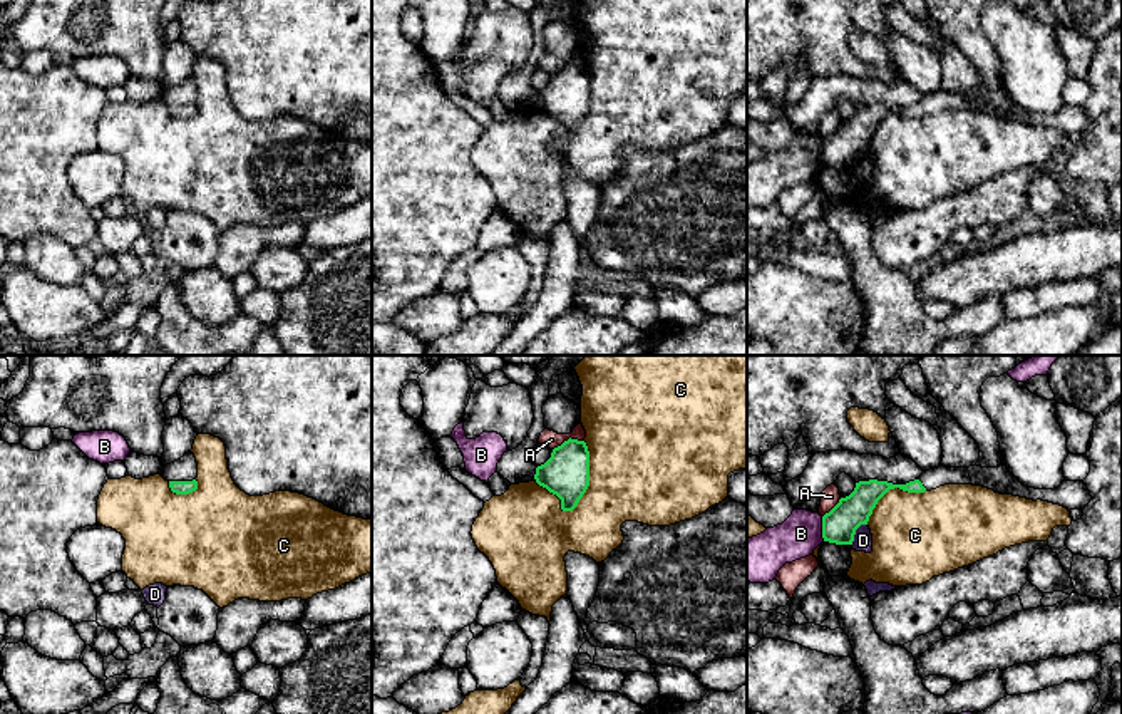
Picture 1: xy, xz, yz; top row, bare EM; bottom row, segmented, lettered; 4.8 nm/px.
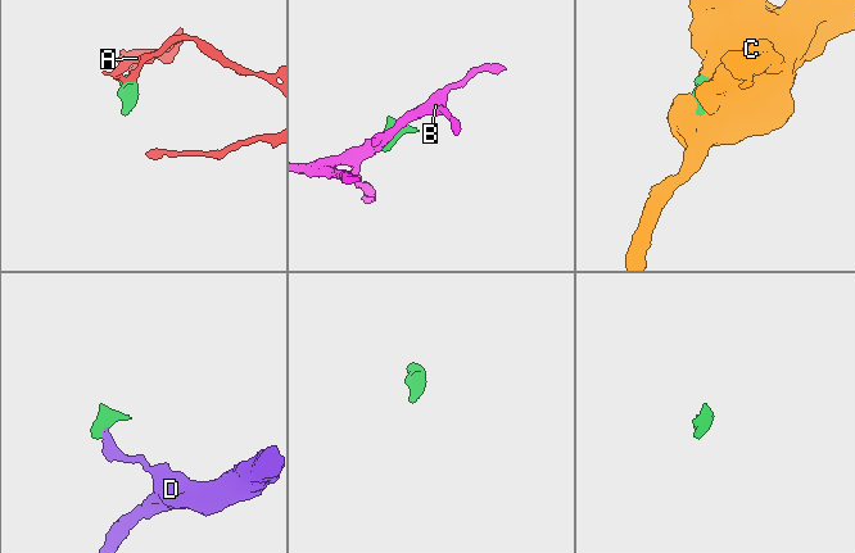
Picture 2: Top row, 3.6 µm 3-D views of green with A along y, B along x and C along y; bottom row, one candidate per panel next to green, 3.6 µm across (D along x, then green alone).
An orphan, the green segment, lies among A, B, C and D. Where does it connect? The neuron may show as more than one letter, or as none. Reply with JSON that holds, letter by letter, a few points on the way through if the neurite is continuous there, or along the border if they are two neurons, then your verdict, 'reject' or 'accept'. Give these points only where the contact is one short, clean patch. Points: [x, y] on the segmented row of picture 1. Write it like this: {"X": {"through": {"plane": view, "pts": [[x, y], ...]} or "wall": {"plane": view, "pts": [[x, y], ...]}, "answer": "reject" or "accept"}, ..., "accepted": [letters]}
{"A": {"wall": {"plane": "xz", "pts": [[583, 439], [568, 438], [553, 450]]}, "answer": "reject"}, "B": {"wall": {"plane": "yz", "pts": [[821, 517], [821, 537], [824, 540]]}, "answer": "reject"}, "C": {"answer": "reject"}, "D": {"wall": {"plane": "yz", "pts": [[866, 523], [856, 530], [851, 545]]}, "answer": "reject"}, "accepted": []}

